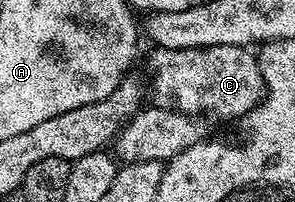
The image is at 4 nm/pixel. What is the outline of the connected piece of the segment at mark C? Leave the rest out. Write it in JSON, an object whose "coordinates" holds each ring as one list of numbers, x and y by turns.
{"coordinates":[[207,46,206,48,186,48,185,50,161,50,153,49,153,54,148,58,148,66,152,69,152,90,150,86,150,94,154,97,155,105,166,108,167,110,177,110,183,114,193,116,205,116,204,114,217,114,220,118,240,118,251,115,252,111,260,105,265,99,264,81,262,80,262,72,259,71,257,55,253,53,247,46]]}

